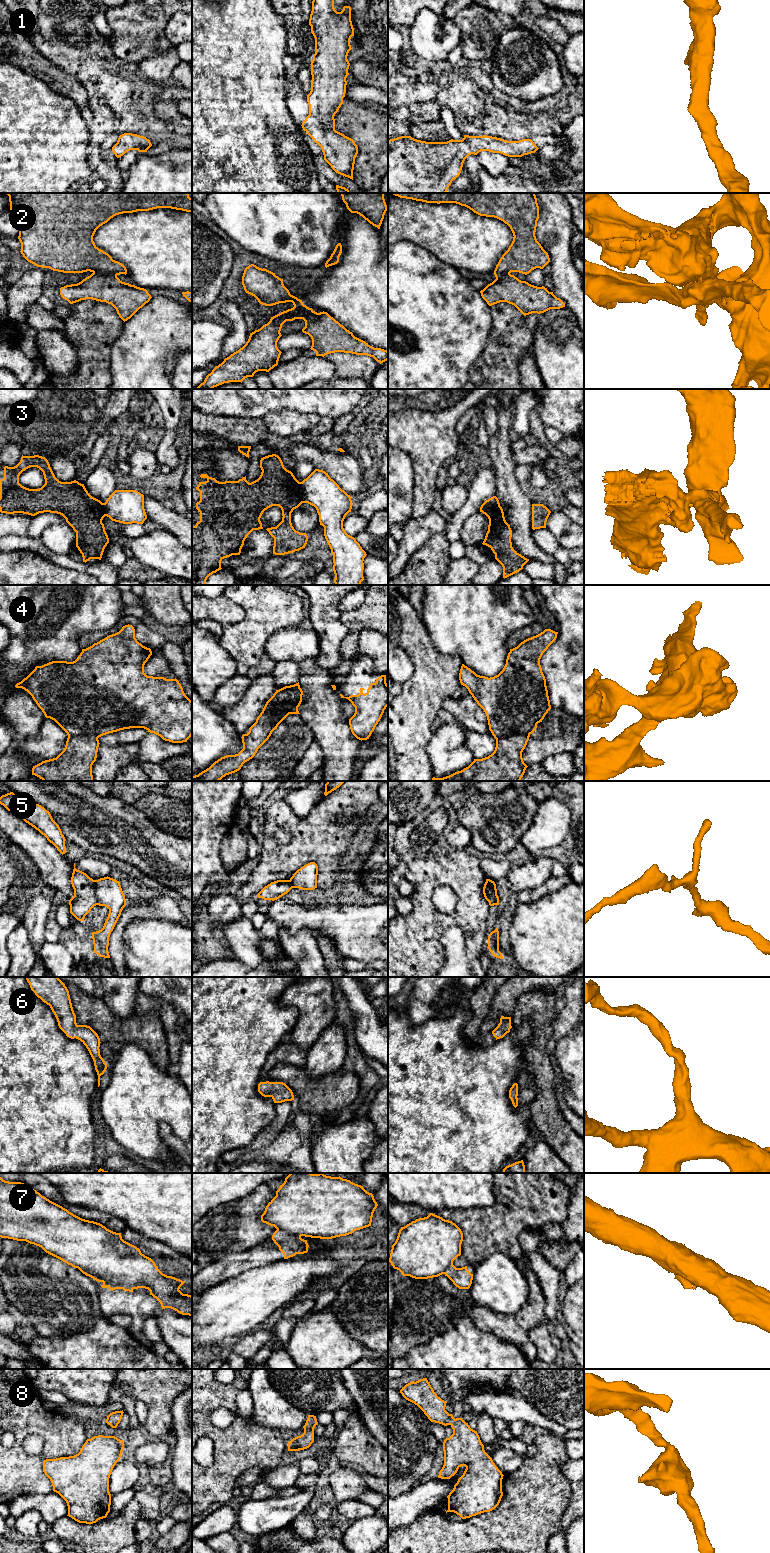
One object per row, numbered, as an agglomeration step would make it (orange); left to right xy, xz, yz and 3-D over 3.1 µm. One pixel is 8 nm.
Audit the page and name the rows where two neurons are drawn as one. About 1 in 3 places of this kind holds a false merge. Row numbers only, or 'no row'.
2, 3, 4, 5, 7

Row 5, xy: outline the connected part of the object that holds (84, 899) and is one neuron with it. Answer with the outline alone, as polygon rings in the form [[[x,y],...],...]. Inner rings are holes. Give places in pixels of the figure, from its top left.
[[[74,863],[74,869],[71,877],[71,884],[74,889],[74,896],[69,900],[69,905],[70,905],[70,913],[79,921],[84,921],[85,916],[91,911],[91,909],[98,905],[97,899],[96,899],[96,894],[95,894],[95,880],[90,878],[86,873],[77,870],[75,868],[75,863]]]

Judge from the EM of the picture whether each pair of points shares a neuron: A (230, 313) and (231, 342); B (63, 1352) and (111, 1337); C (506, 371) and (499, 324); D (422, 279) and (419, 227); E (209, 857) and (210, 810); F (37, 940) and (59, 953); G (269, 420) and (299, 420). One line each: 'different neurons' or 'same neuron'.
A: same neuron
B: same neuron
C: same neuron
D: different neurons
E: same neuron
F: different neurons
G: same neuron

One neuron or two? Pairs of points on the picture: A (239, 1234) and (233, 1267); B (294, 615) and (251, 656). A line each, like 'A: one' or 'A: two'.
A: two
B: one

